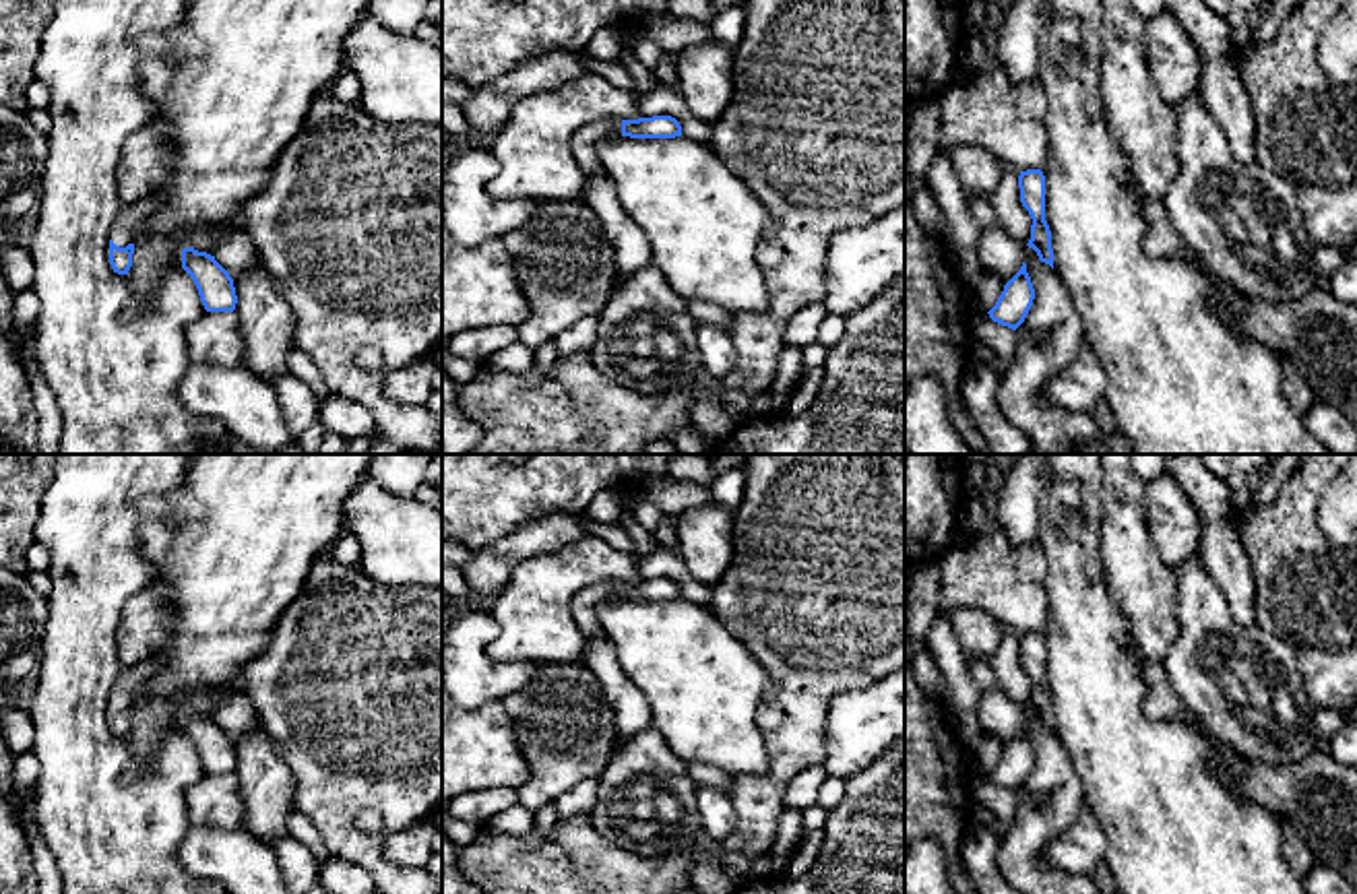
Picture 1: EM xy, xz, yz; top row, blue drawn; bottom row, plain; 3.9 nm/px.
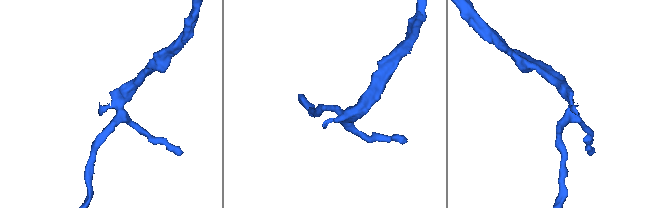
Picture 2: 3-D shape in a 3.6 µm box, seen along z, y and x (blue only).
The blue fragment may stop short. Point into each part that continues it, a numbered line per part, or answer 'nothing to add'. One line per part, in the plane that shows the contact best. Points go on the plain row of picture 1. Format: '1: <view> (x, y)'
1: xy (129, 686)

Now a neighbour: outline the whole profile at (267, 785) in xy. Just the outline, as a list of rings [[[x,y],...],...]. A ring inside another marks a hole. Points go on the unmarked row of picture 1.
[[[260,727],[235,741],[233,749],[244,799],[242,828],[273,844],[289,834],[287,816],[295,809],[295,776]]]

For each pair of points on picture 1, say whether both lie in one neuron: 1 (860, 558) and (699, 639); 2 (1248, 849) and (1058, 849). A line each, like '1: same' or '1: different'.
1: different
2: different

